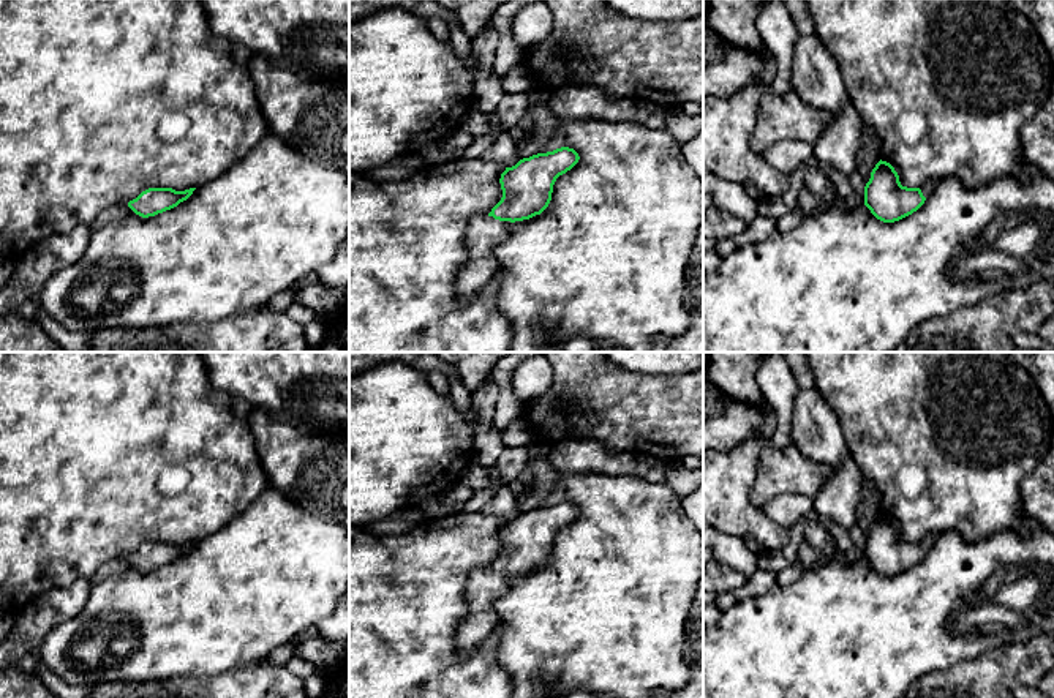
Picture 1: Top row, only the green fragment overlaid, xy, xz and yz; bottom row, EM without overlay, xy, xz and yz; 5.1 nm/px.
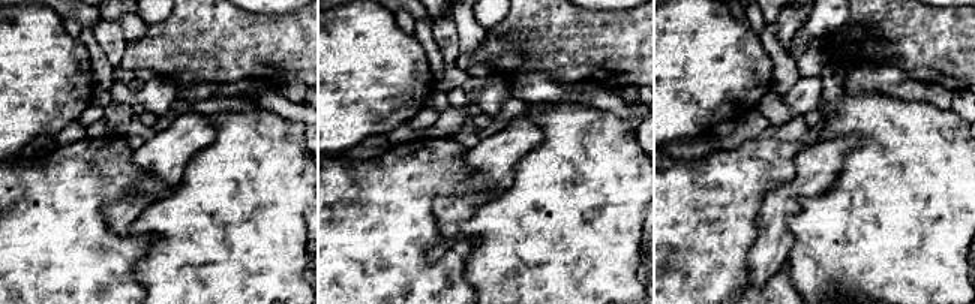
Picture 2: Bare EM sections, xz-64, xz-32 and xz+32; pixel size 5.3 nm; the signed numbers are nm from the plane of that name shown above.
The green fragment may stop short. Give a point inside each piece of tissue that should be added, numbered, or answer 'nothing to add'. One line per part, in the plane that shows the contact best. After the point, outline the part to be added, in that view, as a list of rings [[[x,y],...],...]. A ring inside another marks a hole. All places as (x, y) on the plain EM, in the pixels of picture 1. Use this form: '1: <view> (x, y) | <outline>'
1: xz (482, 588) | [[[476,569],[469,573],[465,587],[468,616],[455,632],[457,649],[461,655],[474,651],[499,625],[493,602],[507,591],[510,578],[488,569]]]

